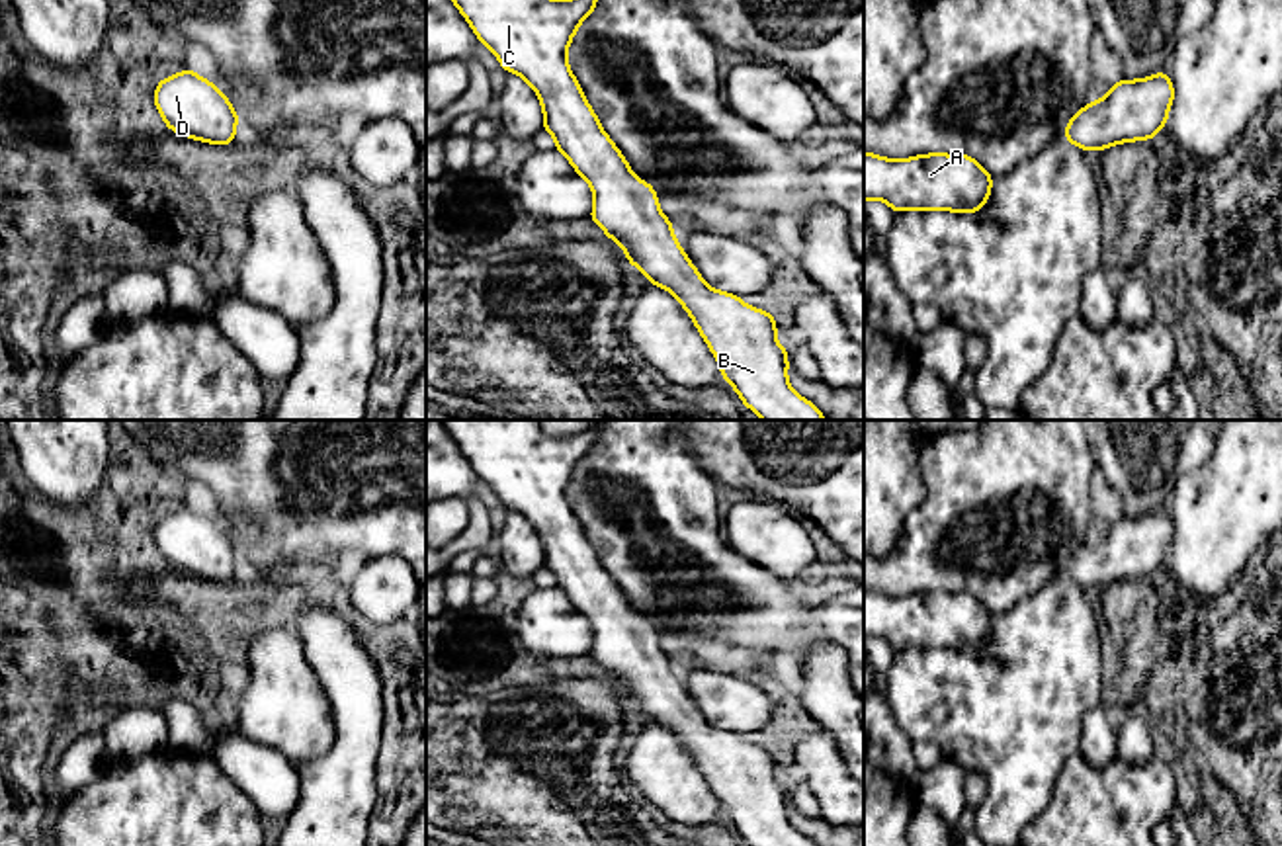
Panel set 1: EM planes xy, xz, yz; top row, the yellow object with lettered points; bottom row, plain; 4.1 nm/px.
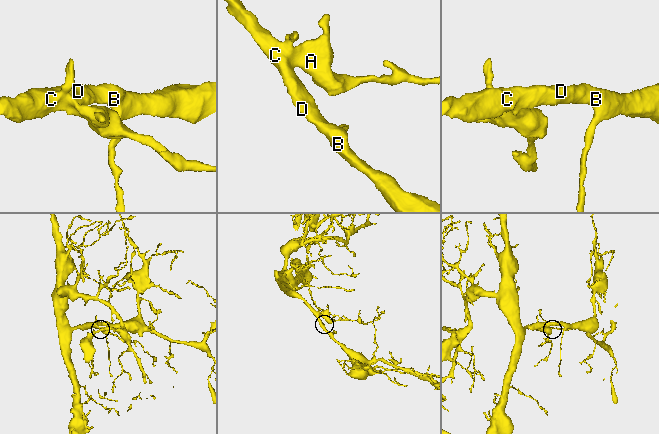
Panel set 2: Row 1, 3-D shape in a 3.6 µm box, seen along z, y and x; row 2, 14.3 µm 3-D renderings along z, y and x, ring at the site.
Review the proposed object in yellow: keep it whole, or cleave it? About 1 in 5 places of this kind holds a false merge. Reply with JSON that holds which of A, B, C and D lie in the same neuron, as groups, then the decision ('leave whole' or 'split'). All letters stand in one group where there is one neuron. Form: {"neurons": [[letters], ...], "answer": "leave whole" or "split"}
{"neurons": [["A", "B", "C", "D"]], "answer": "leave whole"}

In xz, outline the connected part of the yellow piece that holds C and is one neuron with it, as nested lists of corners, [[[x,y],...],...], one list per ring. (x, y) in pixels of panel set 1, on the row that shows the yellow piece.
[[[451,0],[475,35],[487,45],[506,72],[522,76],[543,107],[543,129],[553,135],[555,148],[567,156],[594,195],[590,221],[618,240],[631,266],[637,266],[651,285],[670,291],[692,317],[698,332],[721,365],[721,379],[731,383],[743,404],[762,420],[827,420],[807,399],[788,383],[788,348],[776,342],[776,318],[741,301],[739,295],[709,287],[672,234],[653,184],[641,182],[625,156],[602,129],[573,76],[567,49],[578,25],[594,12],[598,0]]]

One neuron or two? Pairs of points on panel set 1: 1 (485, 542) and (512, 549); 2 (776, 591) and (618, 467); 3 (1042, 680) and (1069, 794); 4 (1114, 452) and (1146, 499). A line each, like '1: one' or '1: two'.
1: two
2: one
3: two
4: one

